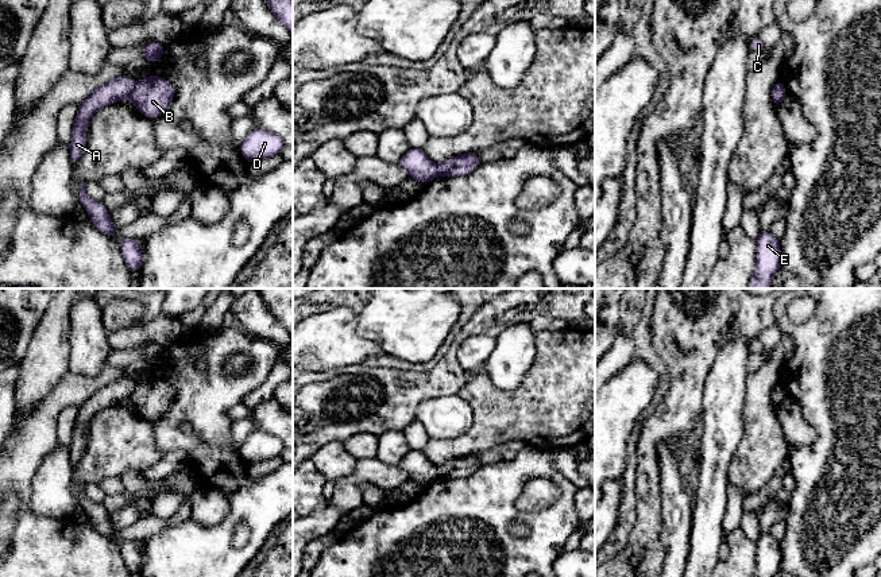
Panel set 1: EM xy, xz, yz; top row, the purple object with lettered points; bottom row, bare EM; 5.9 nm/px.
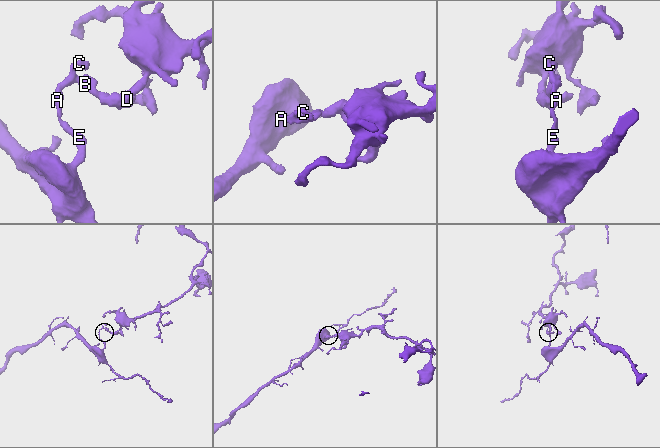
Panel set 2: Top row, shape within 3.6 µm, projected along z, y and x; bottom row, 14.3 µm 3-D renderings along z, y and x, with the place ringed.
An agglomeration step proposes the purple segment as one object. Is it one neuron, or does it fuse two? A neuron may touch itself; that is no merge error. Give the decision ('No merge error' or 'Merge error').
Merge error

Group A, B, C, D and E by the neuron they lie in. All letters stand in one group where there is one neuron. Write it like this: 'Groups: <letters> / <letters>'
Groups: A C E / B D

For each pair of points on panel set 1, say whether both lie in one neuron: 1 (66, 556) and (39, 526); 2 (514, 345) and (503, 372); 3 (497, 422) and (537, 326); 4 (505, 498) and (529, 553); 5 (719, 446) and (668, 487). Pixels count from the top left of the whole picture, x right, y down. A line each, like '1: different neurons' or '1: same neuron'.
1: same neuron
2: same neuron
3: different neurons
4: same neuron
5: different neurons

